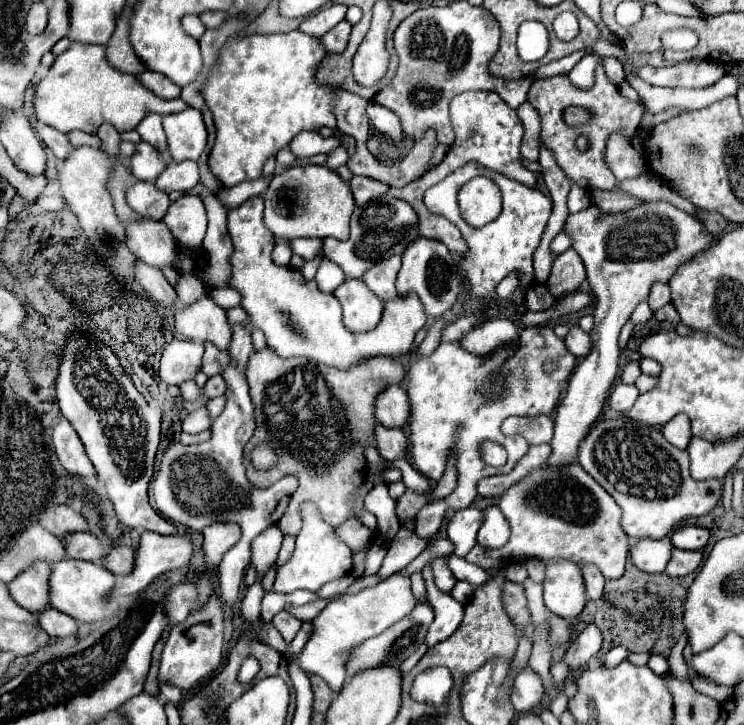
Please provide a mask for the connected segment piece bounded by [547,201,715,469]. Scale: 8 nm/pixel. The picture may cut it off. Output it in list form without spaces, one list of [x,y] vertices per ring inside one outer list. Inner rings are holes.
[[[649,201],[621,215],[601,215],[595,207],[589,207],[581,213],[569,215],[563,233],[571,237],[571,247],[585,263],[587,281],[595,295],[595,327],[589,333],[593,339],[593,351],[575,367],[567,395],[557,407],[555,435],[551,441],[553,451],[547,459],[551,469],[567,467],[577,459],[581,441],[599,419],[619,373],[619,331],[633,309],[647,299],[653,283],[667,283],[681,263],[709,249],[715,241],[715,237],[711,237],[695,217],[667,201]]]

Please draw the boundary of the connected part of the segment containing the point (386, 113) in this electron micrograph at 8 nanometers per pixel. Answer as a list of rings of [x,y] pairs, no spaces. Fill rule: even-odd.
[[[369,101],[369,105],[367,105],[367,115],[369,115],[369,119],[371,119],[371,125],[373,125],[381,135],[385,135],[387,139],[391,139],[393,143],[399,143],[399,141],[403,139],[401,121],[399,121],[399,117],[397,117],[393,111],[389,111],[389,109],[385,109],[385,107],[375,105],[373,101]]]

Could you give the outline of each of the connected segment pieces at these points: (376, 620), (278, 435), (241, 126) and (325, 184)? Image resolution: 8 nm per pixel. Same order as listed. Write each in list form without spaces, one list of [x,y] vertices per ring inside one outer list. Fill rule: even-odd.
[[[395,573],[373,587],[365,587],[357,593],[345,593],[327,603],[327,607],[313,619],[313,635],[309,637],[303,653],[297,657],[301,669],[319,675],[333,695],[337,695],[345,683],[345,651],[363,643],[369,637],[381,635],[393,623],[409,615],[417,605],[417,599],[411,593],[409,577]]]
[[[271,349],[255,351],[249,357],[247,383],[249,383],[251,401],[255,405],[257,427],[255,427],[253,437],[245,445],[243,463],[247,469],[247,477],[255,487],[269,487],[275,481],[279,481],[281,477],[291,475],[291,473],[297,475],[297,479],[299,479],[299,487],[293,493],[285,515],[277,523],[277,527],[281,529],[283,535],[291,535],[291,537],[299,535],[299,531],[301,531],[299,505],[305,501],[319,505],[323,519],[333,527],[339,527],[345,519],[351,517],[351,497],[359,491],[363,477],[365,477],[365,469],[367,469],[365,443],[373,445],[373,441],[375,441],[373,439],[375,437],[375,433],[373,433],[375,431],[375,411],[373,409],[375,409],[377,395],[391,385],[401,385],[403,377],[407,377],[407,371],[393,357],[365,359],[365,363],[357,363],[357,367],[351,367],[351,371],[341,371],[335,367],[319,365],[309,359],[281,359]],[[259,443],[269,443],[279,455],[277,465],[273,465],[267,471],[259,471],[251,463],[251,451]]]
[[[291,31],[283,35],[249,35],[239,41],[227,41],[207,77],[203,95],[207,107],[213,111],[217,139],[209,155],[209,169],[219,177],[223,187],[233,187],[243,181],[261,177],[263,163],[269,155],[277,155],[297,133],[319,131],[319,127],[337,127],[335,119],[335,91],[337,85],[319,85],[315,79],[317,67],[327,57],[327,49],[317,37],[309,37],[301,31]]]
[[[323,165],[291,167],[275,175],[265,193],[265,227],[277,239],[297,237],[349,237],[349,219],[355,209],[353,193],[347,181]]]

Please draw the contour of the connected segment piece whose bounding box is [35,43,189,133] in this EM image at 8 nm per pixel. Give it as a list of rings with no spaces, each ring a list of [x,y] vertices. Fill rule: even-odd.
[[[73,43],[65,53],[57,55],[43,81],[37,85],[35,113],[37,119],[49,127],[71,133],[75,129],[85,133],[97,133],[103,123],[111,123],[119,133],[137,127],[145,111],[157,111],[161,115],[179,113],[189,105],[183,99],[161,99],[151,89],[141,85],[135,75],[127,75],[109,65],[105,47]]]

